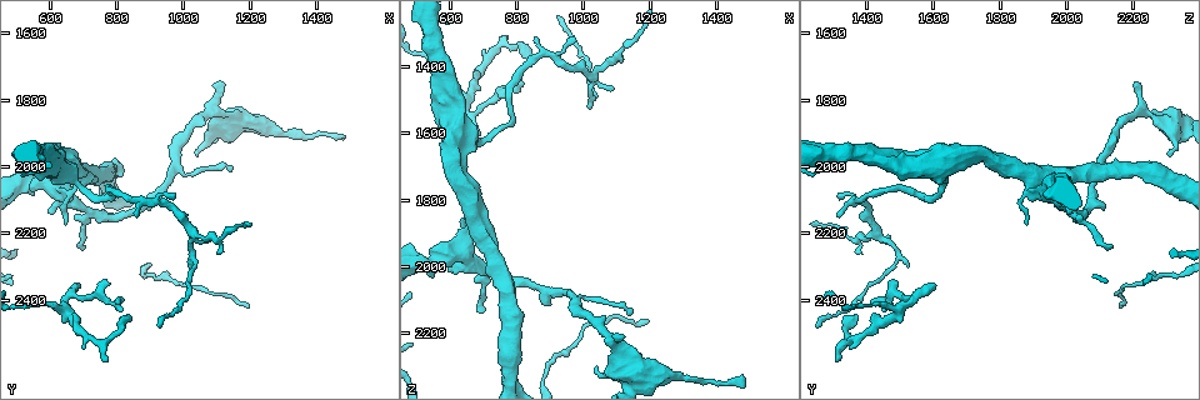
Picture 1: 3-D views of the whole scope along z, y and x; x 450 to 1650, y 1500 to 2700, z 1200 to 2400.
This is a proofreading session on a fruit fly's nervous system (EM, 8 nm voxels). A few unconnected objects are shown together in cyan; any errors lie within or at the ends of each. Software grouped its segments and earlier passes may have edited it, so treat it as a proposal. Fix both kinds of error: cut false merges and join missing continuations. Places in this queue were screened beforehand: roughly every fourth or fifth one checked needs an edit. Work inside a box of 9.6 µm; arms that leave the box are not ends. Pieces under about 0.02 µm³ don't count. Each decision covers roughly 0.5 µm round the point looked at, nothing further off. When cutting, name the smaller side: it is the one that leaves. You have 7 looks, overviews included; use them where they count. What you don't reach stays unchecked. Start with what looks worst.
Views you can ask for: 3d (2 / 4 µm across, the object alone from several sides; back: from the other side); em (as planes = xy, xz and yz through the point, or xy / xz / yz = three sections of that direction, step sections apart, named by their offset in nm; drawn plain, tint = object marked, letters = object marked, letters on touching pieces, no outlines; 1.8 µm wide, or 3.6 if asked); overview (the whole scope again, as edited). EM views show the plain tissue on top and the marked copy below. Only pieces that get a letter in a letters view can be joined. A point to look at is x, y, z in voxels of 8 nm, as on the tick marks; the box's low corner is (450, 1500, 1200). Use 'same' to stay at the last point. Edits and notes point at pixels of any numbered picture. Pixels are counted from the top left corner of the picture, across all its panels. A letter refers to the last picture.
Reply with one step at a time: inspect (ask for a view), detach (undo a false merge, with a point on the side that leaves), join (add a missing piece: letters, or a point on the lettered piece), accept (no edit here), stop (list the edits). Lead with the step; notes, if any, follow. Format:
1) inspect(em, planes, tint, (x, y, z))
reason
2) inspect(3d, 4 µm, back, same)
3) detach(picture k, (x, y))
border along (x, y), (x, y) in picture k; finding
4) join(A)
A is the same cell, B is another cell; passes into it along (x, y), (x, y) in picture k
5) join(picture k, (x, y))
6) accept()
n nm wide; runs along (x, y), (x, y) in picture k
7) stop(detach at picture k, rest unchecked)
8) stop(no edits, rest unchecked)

inspect(em, planes, letters, (810, 2400, 1410))
branch stops here

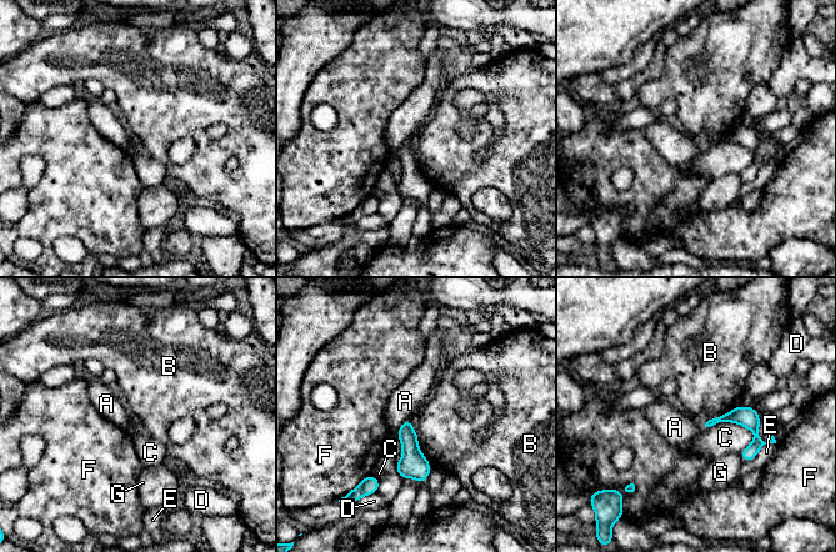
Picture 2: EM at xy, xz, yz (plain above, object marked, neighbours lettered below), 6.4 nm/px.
accept()
A, B, C, D, E, F and G are other cells; runs along (705, 425), (744, 417), (759, 443) in picture 2; no lettered piece goes on from it

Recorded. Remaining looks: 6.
inspect(em, yz, step 4, letters, (680, 2350, 1610))
branch stops here

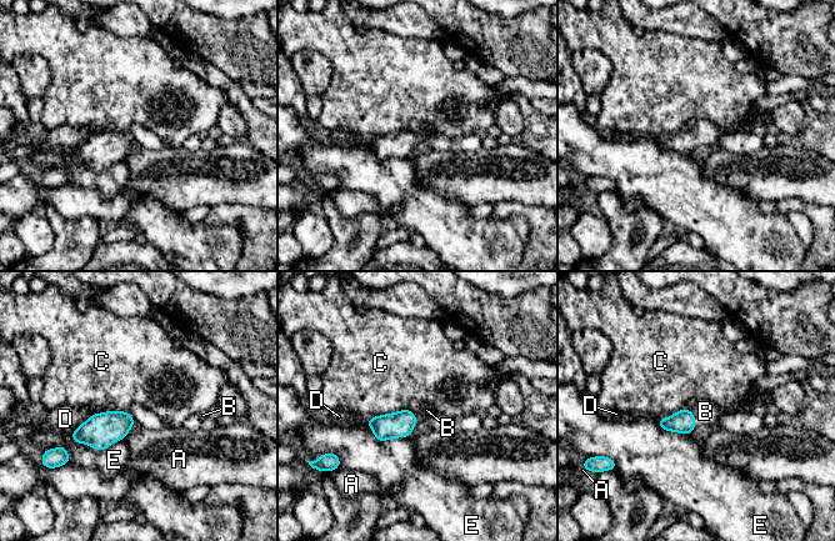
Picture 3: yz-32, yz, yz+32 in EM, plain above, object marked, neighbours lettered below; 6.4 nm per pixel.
join(B)
B is the same cell, A, C, D and E are other cells; the neuron continues

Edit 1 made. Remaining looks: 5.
inspect(overview)

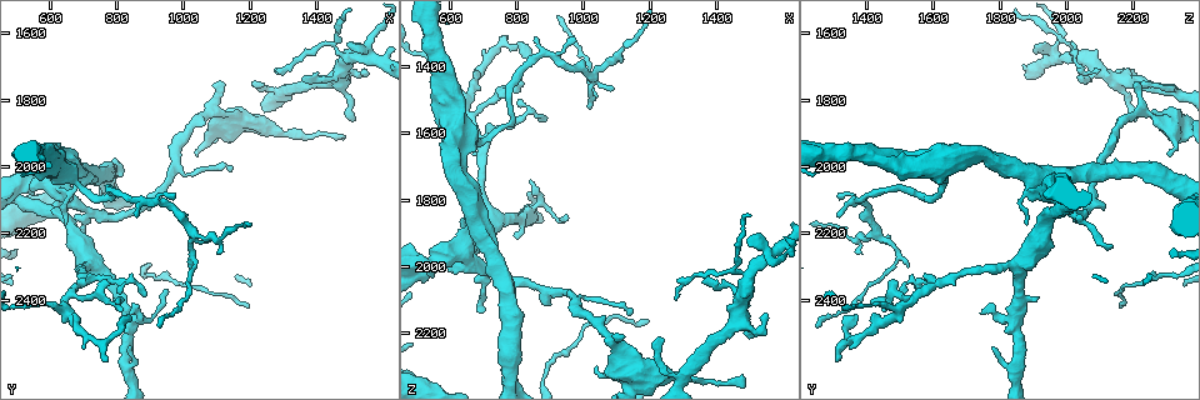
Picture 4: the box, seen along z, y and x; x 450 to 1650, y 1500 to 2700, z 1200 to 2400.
inspect(em, 3.6 µm, planes, letters, (1490, 1630, 1920))
free end

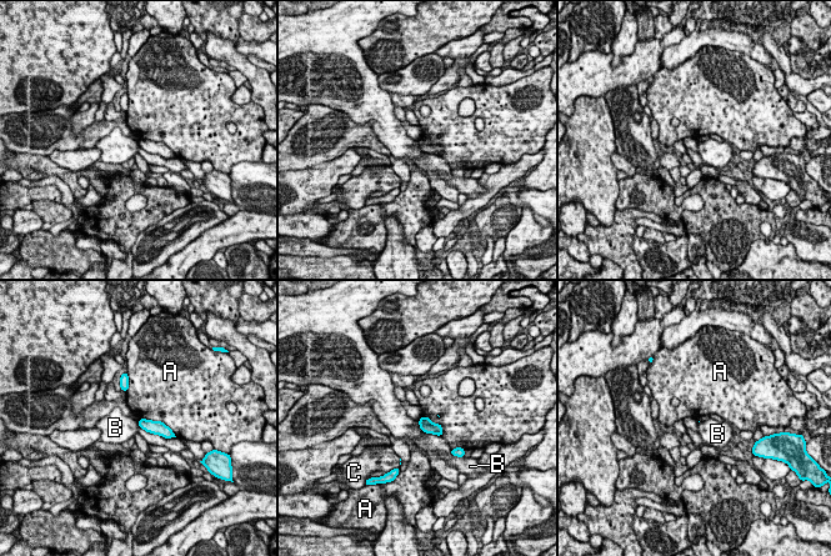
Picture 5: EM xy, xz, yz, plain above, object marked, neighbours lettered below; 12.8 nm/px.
accept()
A, B and C are other cells; border along (160, 420), (176, 436) in picture 5; no lettered piece goes on from it

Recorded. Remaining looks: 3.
stop(join at picture 3, rest unchecked)

